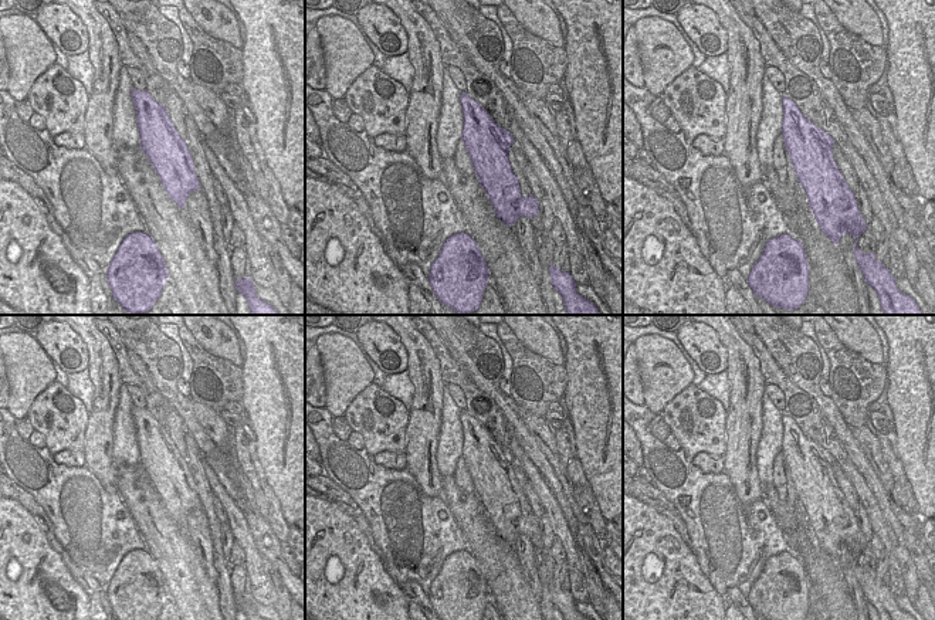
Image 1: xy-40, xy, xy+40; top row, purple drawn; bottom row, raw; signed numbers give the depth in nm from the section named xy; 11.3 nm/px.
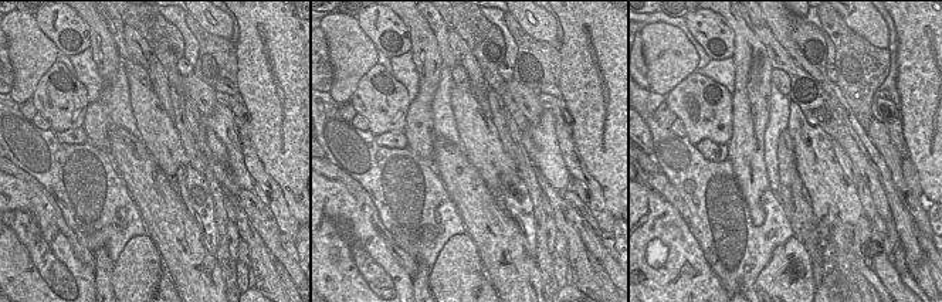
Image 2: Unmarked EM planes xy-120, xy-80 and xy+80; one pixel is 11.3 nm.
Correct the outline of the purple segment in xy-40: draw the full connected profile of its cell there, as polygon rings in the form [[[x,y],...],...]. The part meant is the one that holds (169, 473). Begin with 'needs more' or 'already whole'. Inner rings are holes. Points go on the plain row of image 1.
already whole; [[[132,407],[140,465],[155,485],[166,511],[184,526],[186,515],[201,506],[186,458],[172,441],[167,427],[148,409]]]

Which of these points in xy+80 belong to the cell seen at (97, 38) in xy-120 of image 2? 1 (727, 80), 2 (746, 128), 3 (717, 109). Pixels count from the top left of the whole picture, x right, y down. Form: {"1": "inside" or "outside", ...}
{"1": "outside", "2": "inside", "3": "outside"}

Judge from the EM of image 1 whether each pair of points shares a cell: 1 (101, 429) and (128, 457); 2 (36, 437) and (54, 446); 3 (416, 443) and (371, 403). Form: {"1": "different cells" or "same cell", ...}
{"1": "different cells", "2": "different cells", "3": "different cells"}

